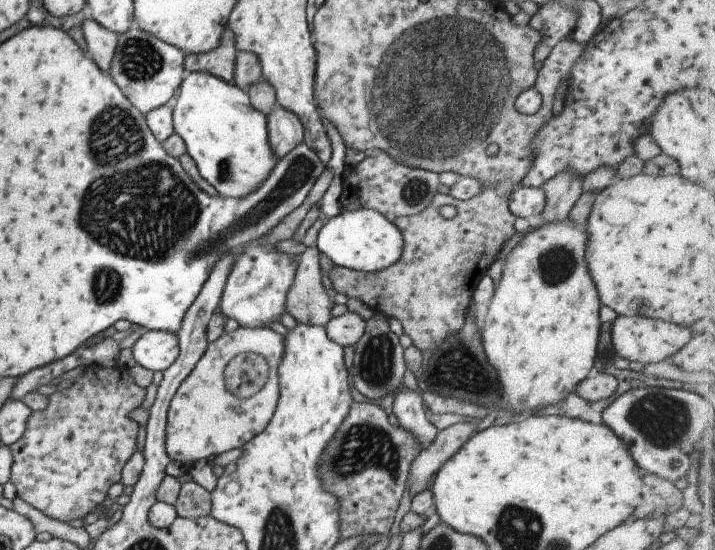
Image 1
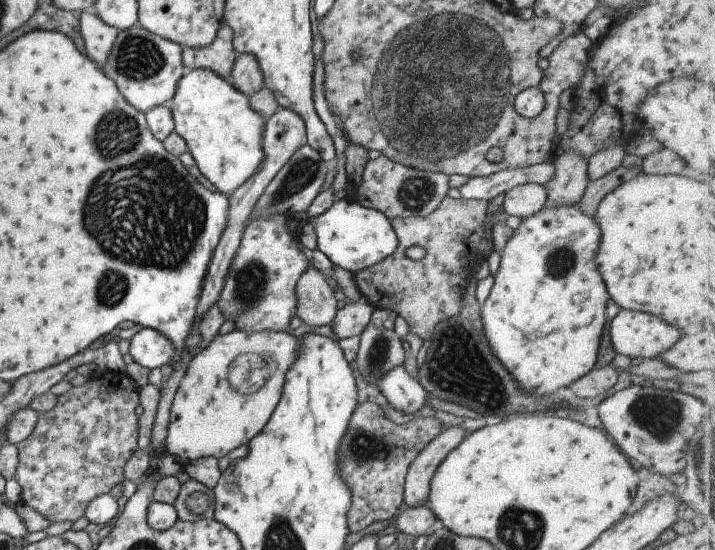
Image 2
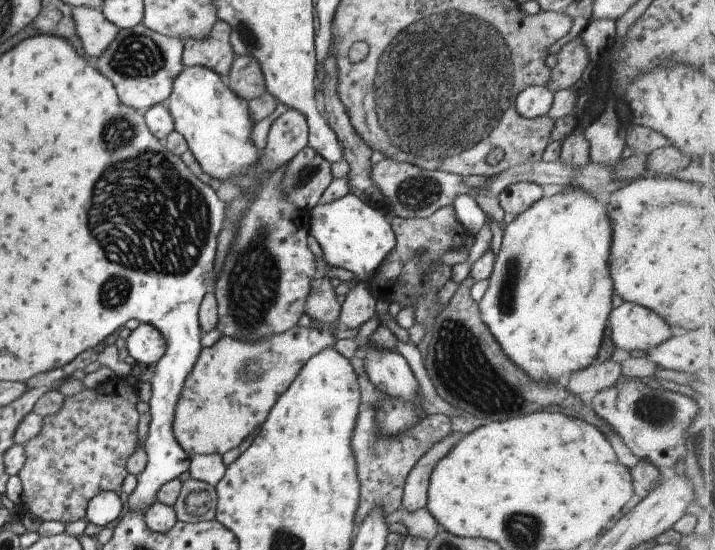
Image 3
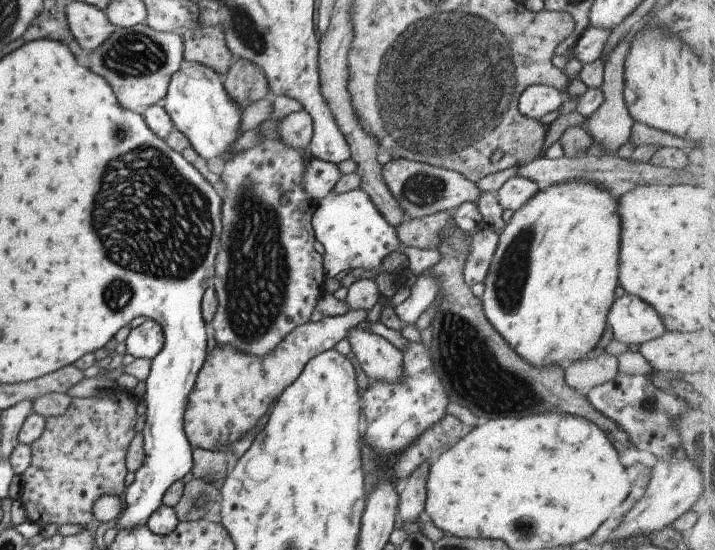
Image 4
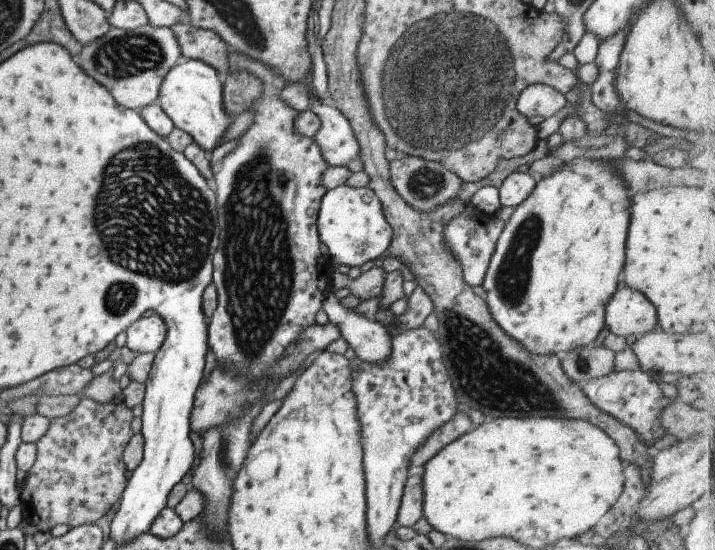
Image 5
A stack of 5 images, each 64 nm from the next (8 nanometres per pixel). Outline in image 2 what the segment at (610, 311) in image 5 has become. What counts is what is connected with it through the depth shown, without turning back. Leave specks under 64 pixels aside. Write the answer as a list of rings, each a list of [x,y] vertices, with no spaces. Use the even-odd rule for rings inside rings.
[[[619,310],[609,321],[609,330],[616,353],[630,359],[657,359],[679,338],[679,332],[661,318],[633,310]]]

